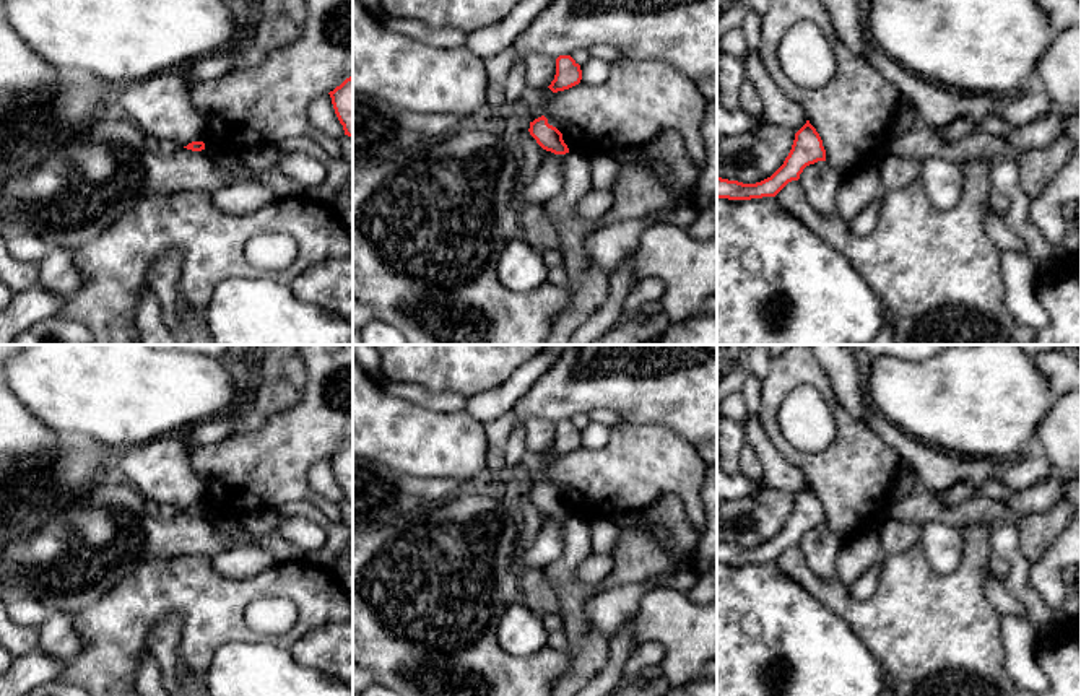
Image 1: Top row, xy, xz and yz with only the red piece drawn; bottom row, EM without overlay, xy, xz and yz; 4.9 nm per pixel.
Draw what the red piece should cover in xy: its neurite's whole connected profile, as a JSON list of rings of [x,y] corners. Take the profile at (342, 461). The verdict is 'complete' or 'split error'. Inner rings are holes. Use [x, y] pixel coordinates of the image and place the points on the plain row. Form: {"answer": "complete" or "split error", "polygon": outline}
{"answer": "complete", "polygon": [[[353,441],[328,457],[345,499],[353,502]]]}

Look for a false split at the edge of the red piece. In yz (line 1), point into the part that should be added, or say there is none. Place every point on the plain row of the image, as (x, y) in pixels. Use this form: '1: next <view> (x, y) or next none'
1: next none

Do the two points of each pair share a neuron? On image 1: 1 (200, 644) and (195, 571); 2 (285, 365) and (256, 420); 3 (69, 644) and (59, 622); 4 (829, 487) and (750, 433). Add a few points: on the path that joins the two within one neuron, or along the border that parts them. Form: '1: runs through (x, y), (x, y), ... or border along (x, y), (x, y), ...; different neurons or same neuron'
1: runs through (200, 626), (200, 595), (195, 589); same neuron
2: runs through (283, 378), (283, 386), (264, 407); same neuron
3: runs through (64, 639), (59, 635), (59, 626); same neuron
4: border along (761, 423), (771, 443), (802, 472), (808, 483); different neurons

